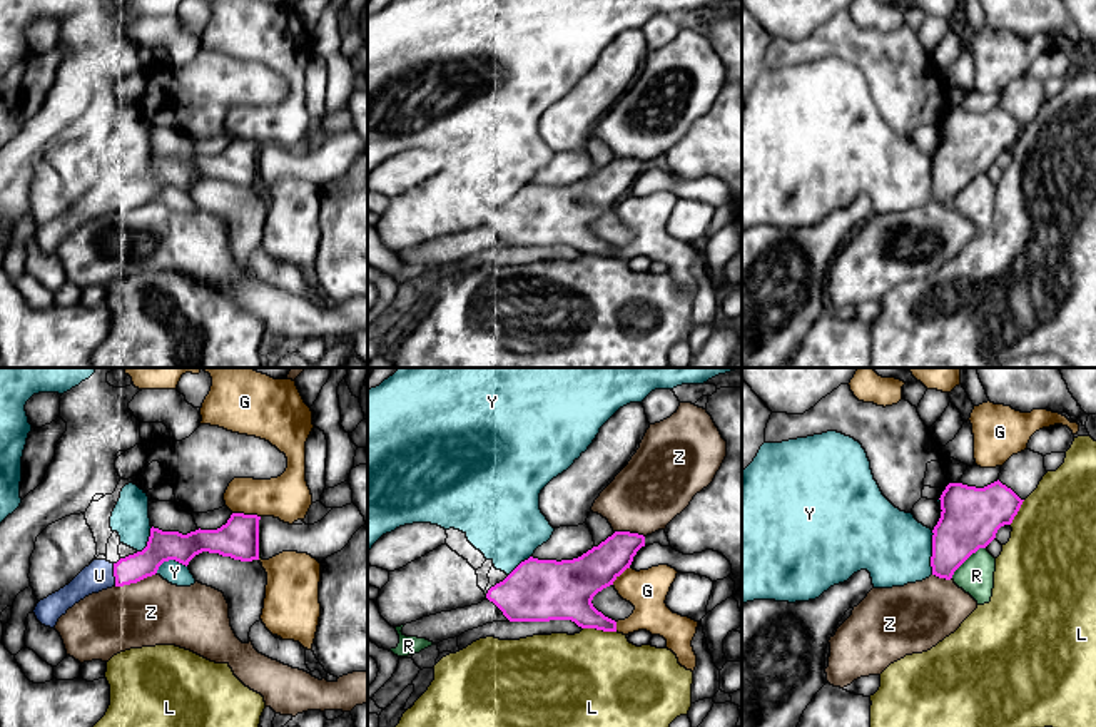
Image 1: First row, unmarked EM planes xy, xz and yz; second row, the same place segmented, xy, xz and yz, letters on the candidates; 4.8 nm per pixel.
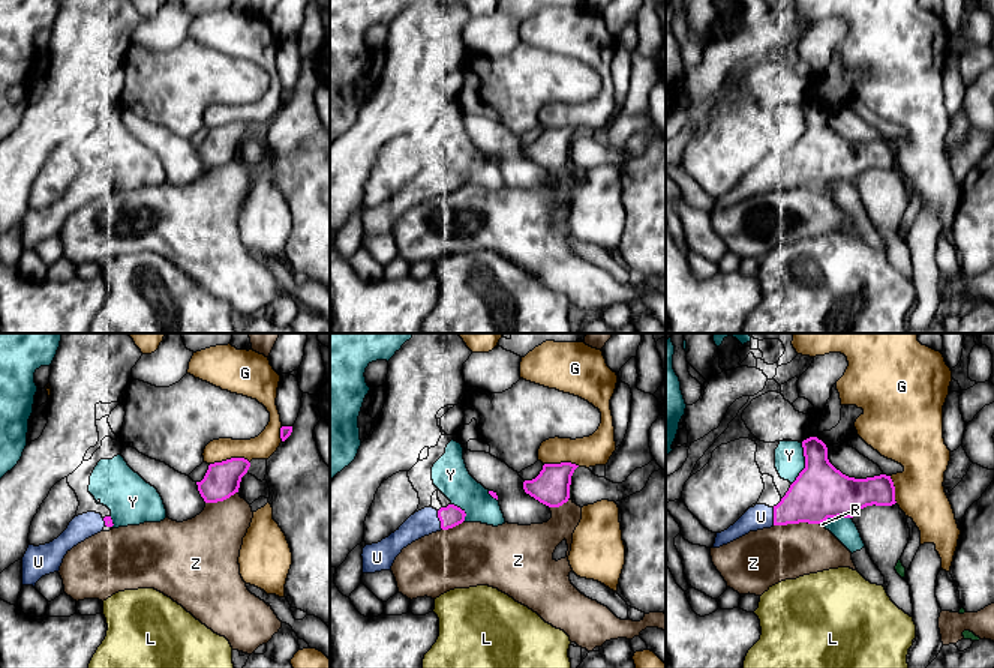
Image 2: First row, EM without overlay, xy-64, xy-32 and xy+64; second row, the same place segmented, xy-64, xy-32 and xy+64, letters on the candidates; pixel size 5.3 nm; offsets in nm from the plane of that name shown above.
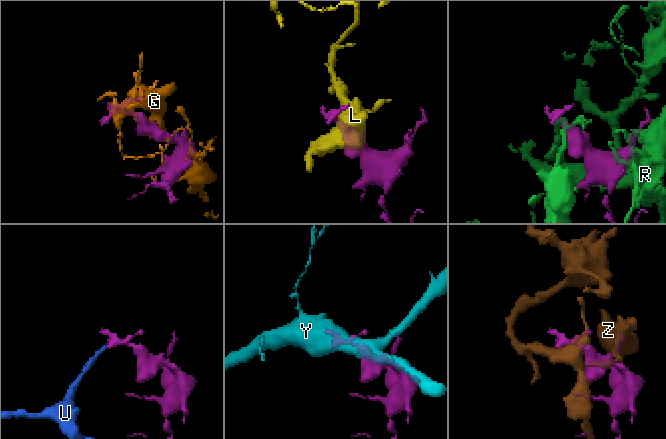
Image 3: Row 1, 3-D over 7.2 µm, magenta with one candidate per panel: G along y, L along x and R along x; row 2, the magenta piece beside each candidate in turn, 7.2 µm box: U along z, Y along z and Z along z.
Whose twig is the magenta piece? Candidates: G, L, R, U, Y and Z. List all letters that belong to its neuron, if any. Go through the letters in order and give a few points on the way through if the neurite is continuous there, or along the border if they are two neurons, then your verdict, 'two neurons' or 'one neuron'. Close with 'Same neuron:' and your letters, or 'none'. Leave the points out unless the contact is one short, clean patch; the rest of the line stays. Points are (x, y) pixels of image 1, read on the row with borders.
G: two neurons
L: two neurons
R: two neurons
U: one neuron
Y: two neurons
Z: two neurons
Same neuron: U

